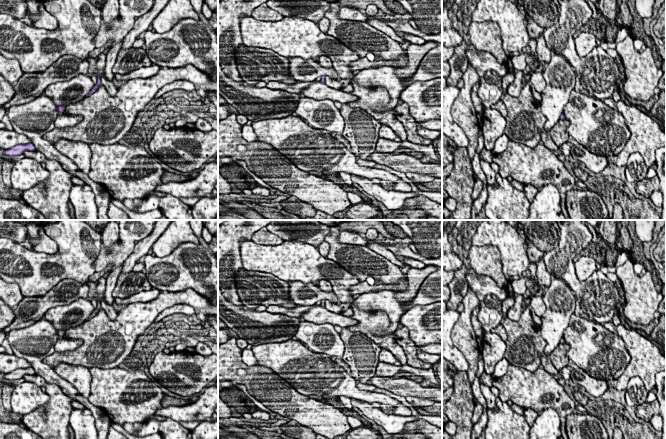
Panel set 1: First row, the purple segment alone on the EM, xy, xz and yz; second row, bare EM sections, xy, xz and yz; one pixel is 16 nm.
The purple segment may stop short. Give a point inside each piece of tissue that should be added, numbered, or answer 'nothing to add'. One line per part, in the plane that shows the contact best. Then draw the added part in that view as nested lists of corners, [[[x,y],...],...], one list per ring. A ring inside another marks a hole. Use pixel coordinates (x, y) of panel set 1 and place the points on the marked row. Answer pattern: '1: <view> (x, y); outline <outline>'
nothing to add

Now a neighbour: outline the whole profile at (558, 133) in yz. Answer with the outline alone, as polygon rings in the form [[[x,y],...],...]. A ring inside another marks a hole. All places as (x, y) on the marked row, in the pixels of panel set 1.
[[[567,119],[559,120],[549,131],[554,143],[560,148],[562,144],[568,142],[569,134],[567,128],[570,122]]]

